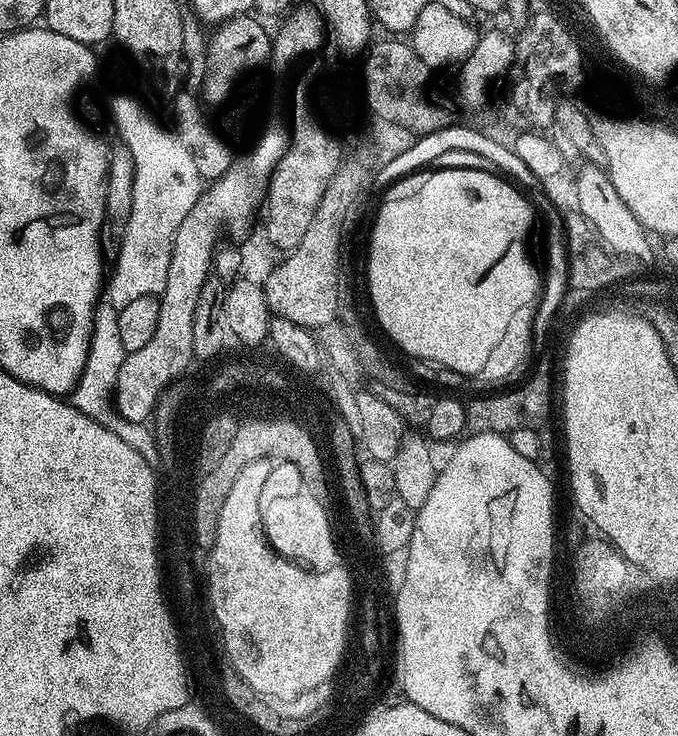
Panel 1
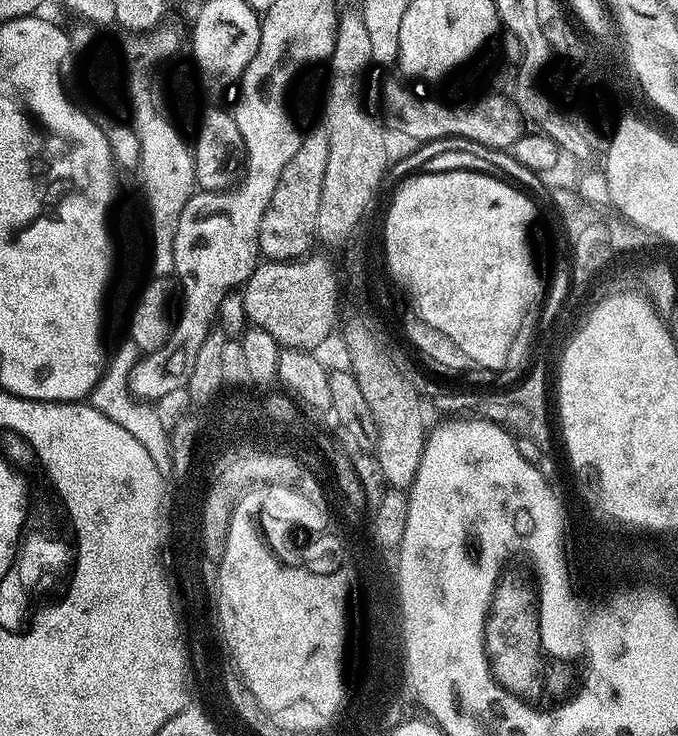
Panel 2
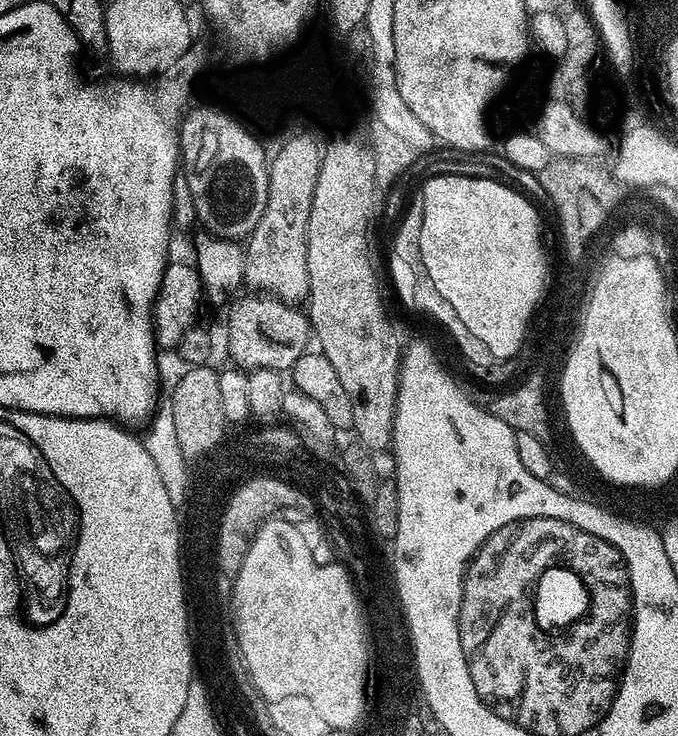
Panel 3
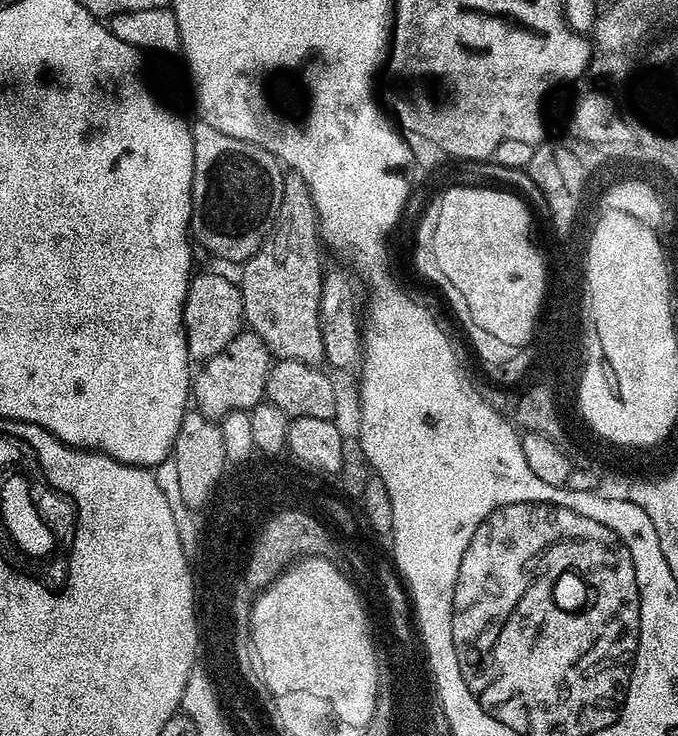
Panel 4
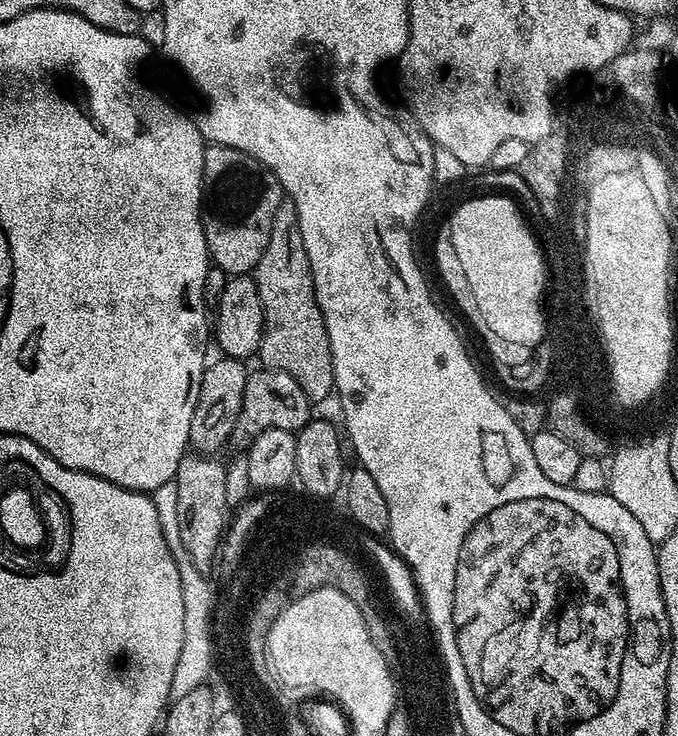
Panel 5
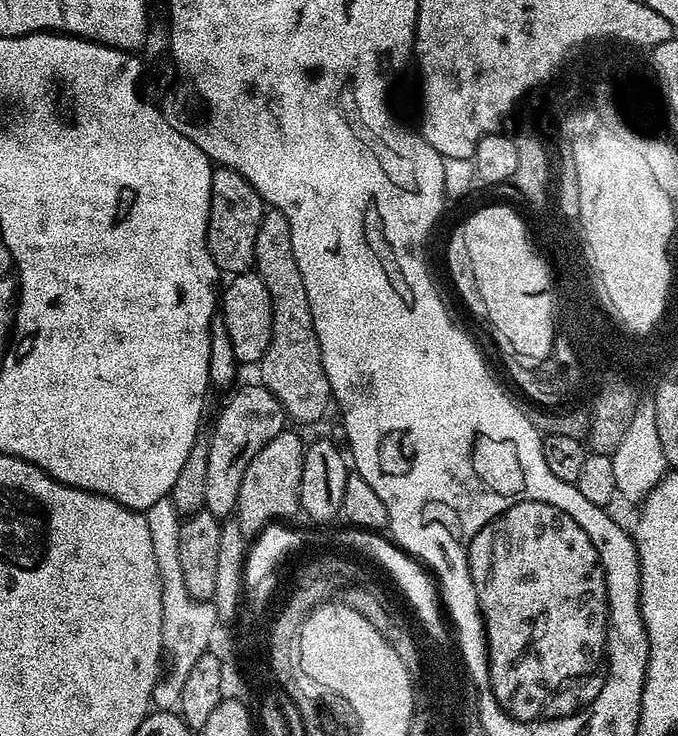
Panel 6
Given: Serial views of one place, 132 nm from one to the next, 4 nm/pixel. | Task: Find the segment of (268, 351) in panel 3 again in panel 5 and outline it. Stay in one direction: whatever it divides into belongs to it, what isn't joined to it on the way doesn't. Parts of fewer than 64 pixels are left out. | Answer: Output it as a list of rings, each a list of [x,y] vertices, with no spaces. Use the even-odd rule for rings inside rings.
[[[219,358],[207,365],[202,374],[202,382],[198,386],[198,398],[194,402],[194,418],[190,418],[190,438],[188,439],[193,453],[215,457],[228,444],[231,436],[237,435],[236,423],[242,414],[242,394],[246,394],[246,382],[248,381],[249,369],[239,360],[231,358]]]

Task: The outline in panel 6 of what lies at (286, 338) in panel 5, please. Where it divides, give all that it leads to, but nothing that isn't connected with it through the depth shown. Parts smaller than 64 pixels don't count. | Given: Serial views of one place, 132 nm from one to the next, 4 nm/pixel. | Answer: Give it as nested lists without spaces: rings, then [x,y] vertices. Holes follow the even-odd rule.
[[[269,207],[258,226],[258,238],[254,242],[256,262],[254,271],[262,278],[266,290],[270,290],[272,303],[272,337],[266,354],[258,365],[259,383],[278,398],[284,408],[284,415],[289,421],[297,420],[300,424],[312,424],[333,403],[332,387],[326,378],[326,370],[322,366],[322,350],[318,342],[318,334],[314,330],[314,322],[310,314],[310,298],[306,298],[306,286],[302,282],[302,274],[298,270],[298,262],[294,262],[294,246],[290,242],[290,222],[286,222],[286,214]]]

